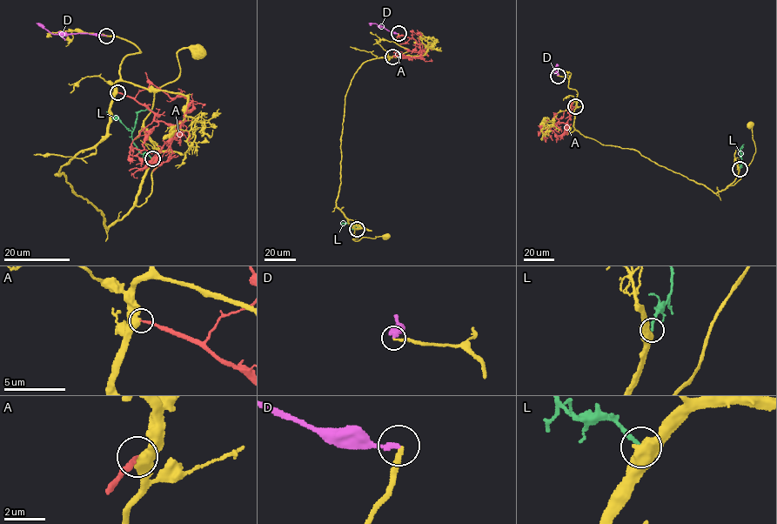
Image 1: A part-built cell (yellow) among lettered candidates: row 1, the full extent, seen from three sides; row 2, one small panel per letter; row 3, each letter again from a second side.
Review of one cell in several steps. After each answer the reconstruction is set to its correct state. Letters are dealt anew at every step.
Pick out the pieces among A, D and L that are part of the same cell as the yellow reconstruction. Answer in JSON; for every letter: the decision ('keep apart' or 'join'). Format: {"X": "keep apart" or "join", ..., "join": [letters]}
{"A": "keep apart", "D": "keep apart", "L": "keep apart", "join": []}

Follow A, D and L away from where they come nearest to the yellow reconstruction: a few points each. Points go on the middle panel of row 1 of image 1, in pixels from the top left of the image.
A: (392, 57), (418, 57), (421, 51), (412, 37), (399, 35), (398, 37)
D: (398, 33), (369, 23)
L: (357, 229), (350, 226), (354, 225), (361, 229)

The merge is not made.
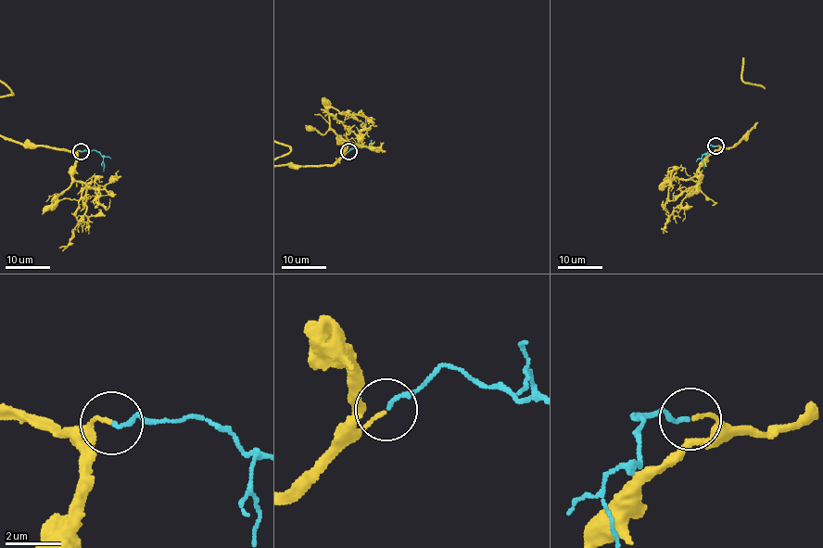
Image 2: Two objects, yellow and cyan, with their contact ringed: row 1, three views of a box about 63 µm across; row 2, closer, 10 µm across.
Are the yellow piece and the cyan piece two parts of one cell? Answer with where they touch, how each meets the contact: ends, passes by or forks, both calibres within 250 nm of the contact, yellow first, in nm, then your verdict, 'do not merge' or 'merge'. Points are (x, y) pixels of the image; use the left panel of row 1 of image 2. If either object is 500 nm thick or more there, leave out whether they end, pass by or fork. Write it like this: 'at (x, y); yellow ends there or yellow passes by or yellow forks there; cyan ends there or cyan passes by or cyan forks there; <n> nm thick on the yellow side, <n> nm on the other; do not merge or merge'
at (81, 151); yellow ends there; cyan ends there; 120 nm thick on the yellow side, 130 nm on the other; merge

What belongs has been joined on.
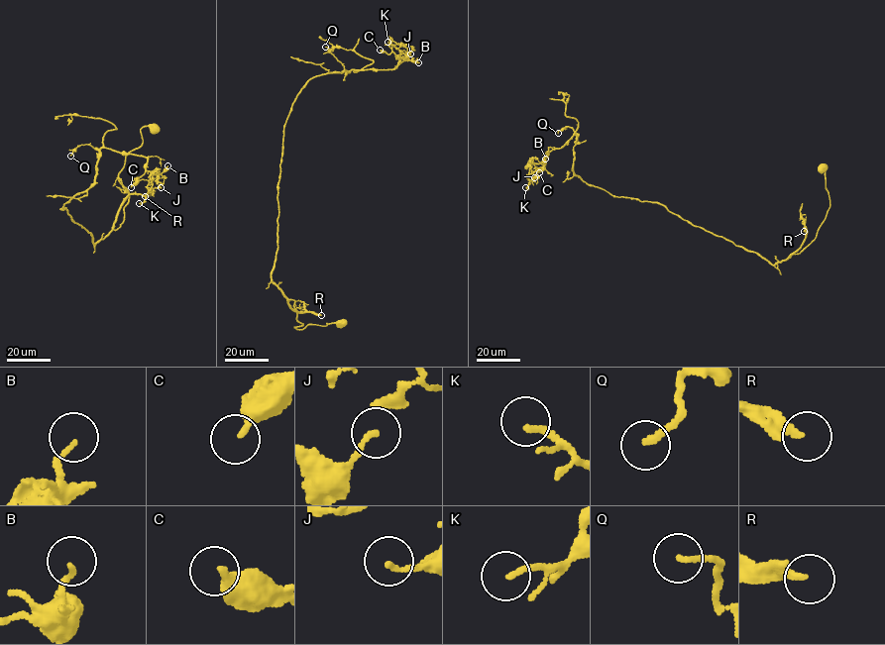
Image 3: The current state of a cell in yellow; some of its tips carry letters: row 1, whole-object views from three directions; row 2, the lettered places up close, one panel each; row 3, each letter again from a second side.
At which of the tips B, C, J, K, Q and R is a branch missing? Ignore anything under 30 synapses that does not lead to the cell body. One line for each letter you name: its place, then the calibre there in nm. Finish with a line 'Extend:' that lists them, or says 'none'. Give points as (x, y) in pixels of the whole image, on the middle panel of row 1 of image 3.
R: Place: (321, 315). Thickness 280 nm
Extend: R

